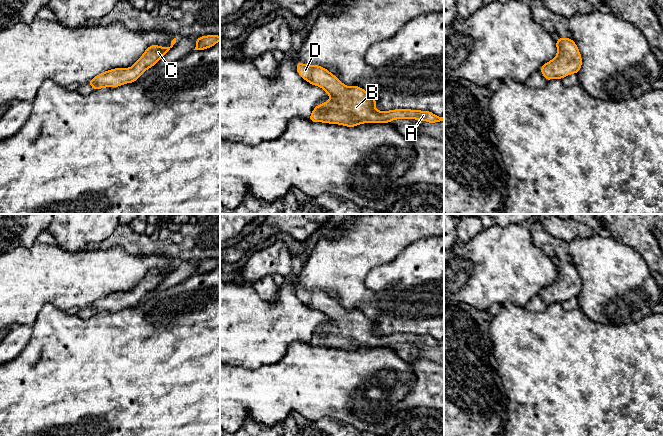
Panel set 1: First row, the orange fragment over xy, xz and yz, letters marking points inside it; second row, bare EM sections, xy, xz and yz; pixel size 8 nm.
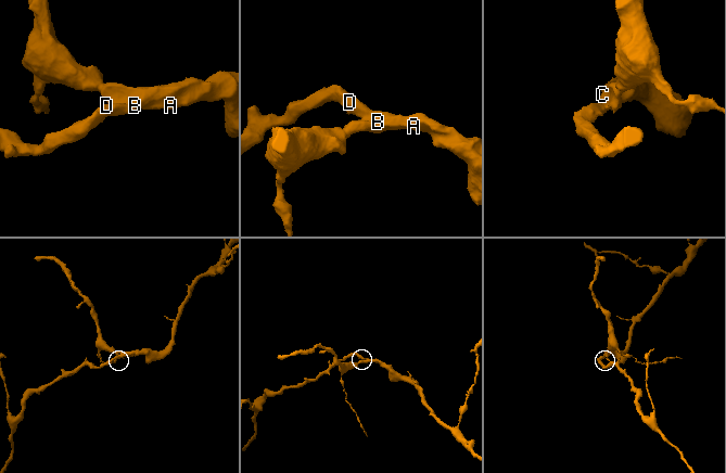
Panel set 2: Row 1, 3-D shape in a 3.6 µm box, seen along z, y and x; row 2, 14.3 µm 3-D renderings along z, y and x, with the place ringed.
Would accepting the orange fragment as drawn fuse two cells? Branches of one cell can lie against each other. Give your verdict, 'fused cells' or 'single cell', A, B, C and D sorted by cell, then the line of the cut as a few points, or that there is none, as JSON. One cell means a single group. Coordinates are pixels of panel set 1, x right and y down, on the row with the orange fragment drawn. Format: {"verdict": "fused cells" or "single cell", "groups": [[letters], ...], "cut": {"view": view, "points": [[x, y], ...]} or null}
{"verdict": "single cell", "groups": [["A", "B", "C", "D"]], "cut": null}

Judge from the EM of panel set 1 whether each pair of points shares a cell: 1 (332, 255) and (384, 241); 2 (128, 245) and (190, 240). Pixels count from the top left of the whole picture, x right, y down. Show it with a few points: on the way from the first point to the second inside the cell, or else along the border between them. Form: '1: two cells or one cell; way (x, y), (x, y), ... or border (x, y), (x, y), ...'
1: one cell; way (345, 255), (361, 242), (371, 241)
2: one cell; way (143, 245), (175, 247)

